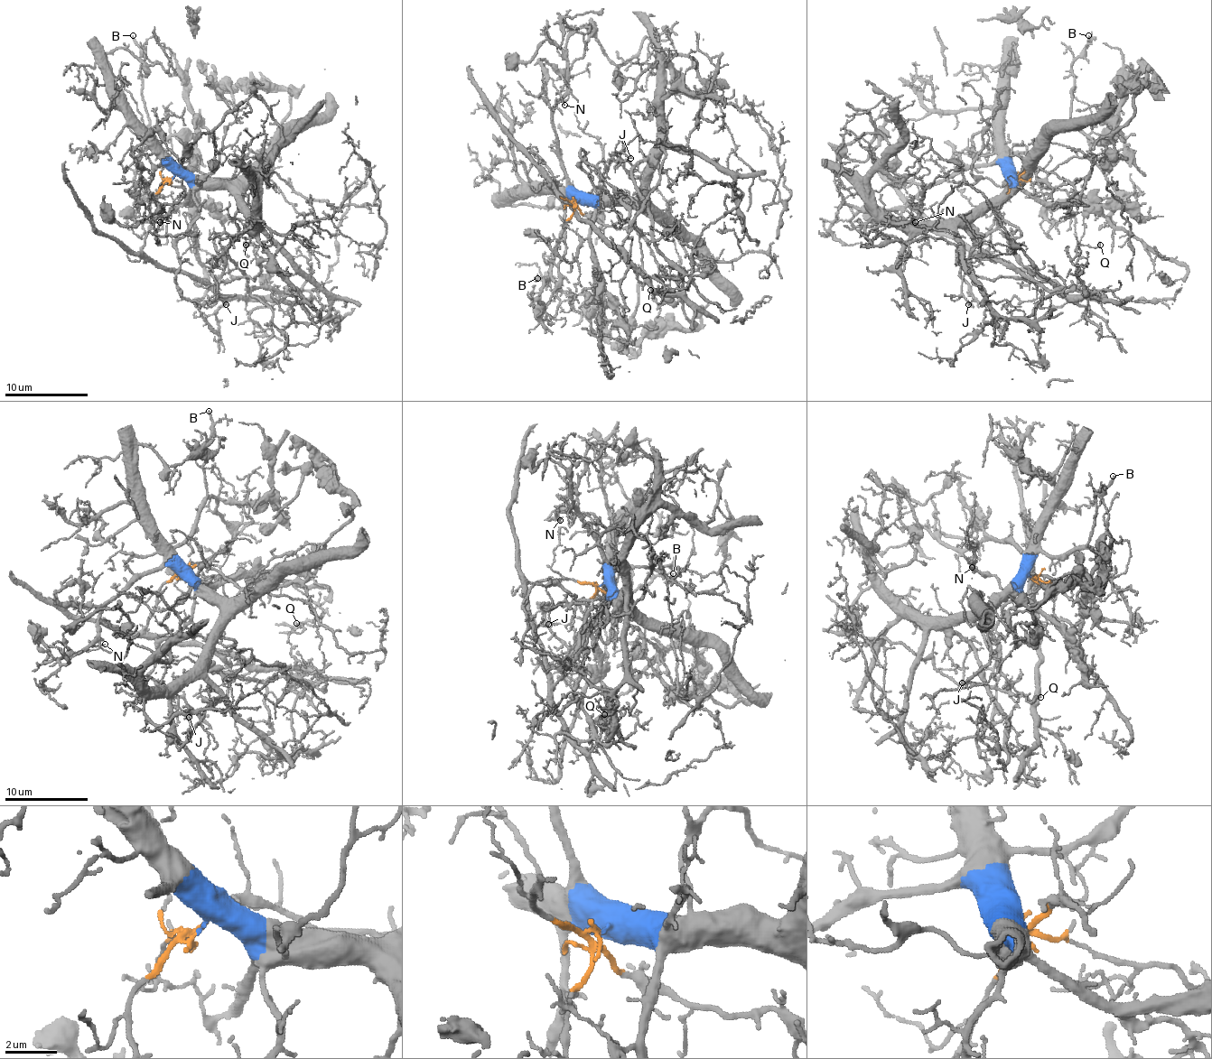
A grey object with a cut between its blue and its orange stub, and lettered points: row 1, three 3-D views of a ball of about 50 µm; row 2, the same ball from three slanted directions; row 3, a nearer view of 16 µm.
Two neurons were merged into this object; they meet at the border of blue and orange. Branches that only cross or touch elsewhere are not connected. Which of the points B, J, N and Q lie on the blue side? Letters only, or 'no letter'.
B, J, N

